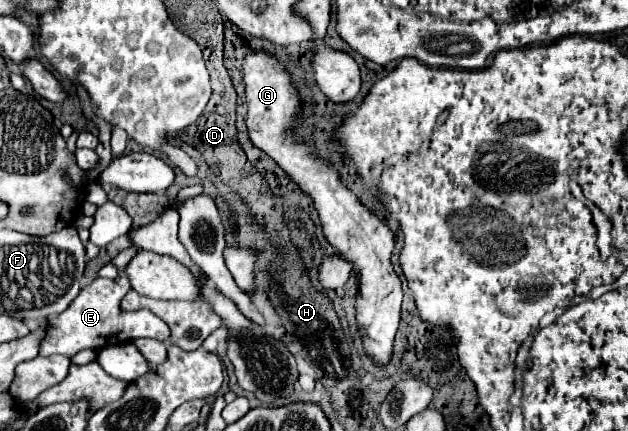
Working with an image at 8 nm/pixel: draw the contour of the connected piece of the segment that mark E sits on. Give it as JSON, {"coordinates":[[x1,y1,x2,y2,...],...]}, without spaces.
{"coordinates":[[117,276,113,280,109,278,95,278,89,286,85,286,79,296,69,304,65,312,59,316,49,318,49,334,41,342,41,356,51,354,63,354,73,358,77,352,91,348,101,350,103,346,119,340,129,342,135,338,155,338,159,342,167,342,171,336,171,330,163,320,159,320,151,310,137,310,137,312,121,312,119,302,129,290,127,276]]}

